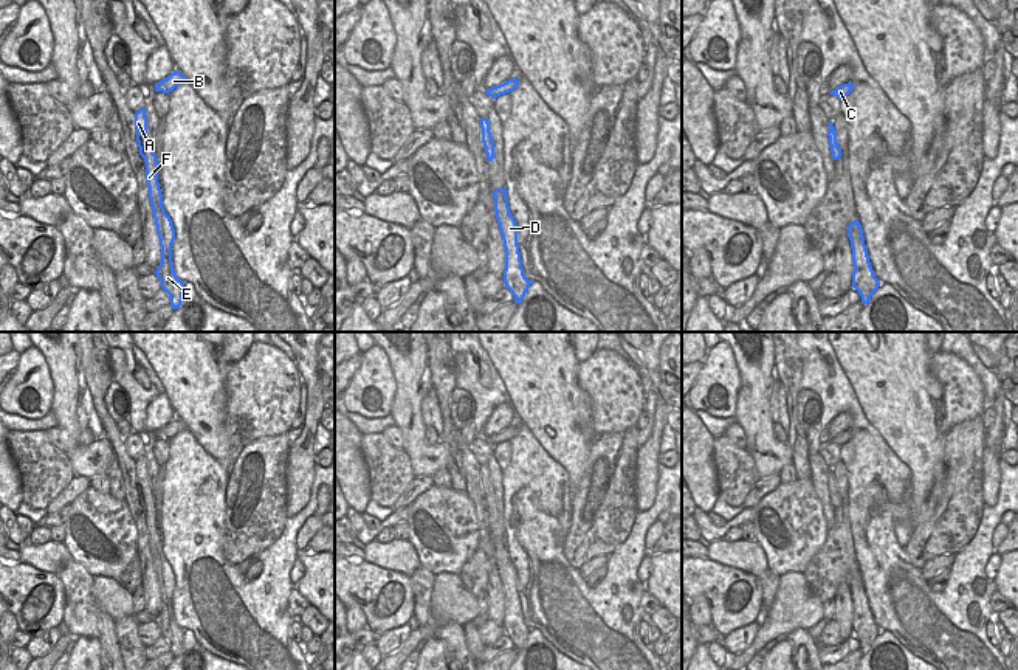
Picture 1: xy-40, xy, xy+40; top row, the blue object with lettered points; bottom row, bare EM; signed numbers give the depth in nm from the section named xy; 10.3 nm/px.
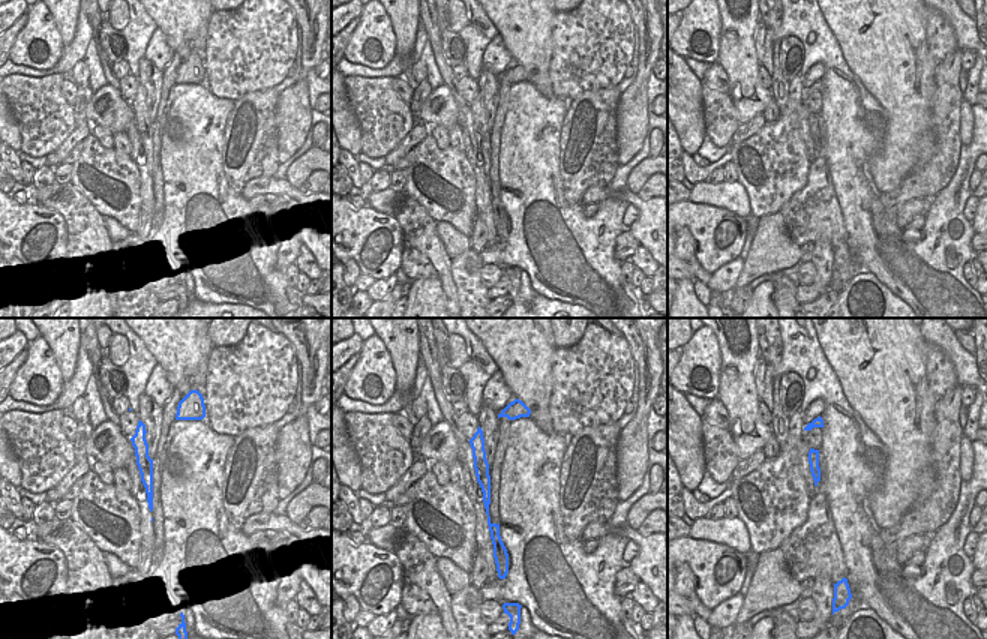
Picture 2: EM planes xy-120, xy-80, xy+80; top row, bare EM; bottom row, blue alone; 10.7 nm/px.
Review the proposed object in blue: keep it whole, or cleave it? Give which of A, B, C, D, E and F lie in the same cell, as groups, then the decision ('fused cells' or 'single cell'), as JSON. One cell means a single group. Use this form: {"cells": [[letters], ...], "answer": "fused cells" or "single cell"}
{"cells": [["A", "D", "E", "F"], ["B", "C"]], "answer": "fused cells"}

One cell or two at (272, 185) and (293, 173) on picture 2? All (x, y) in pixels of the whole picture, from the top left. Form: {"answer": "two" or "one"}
{"answer": "two"}

